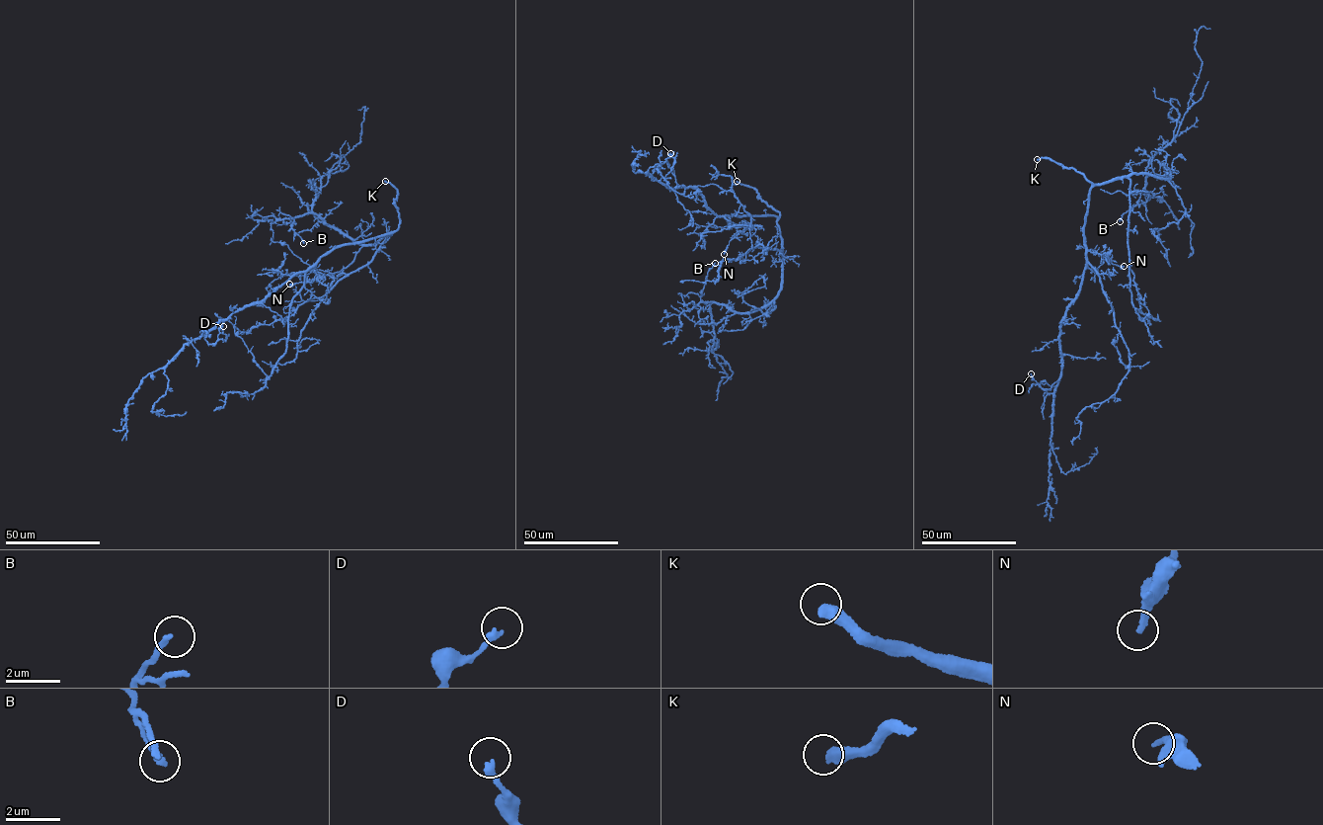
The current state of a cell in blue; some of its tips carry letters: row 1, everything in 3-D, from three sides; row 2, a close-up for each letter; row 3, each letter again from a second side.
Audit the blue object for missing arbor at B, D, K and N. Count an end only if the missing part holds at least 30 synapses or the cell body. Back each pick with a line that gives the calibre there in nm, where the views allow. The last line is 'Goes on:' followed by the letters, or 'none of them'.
K: calibre 460 nm
Goes on: K

